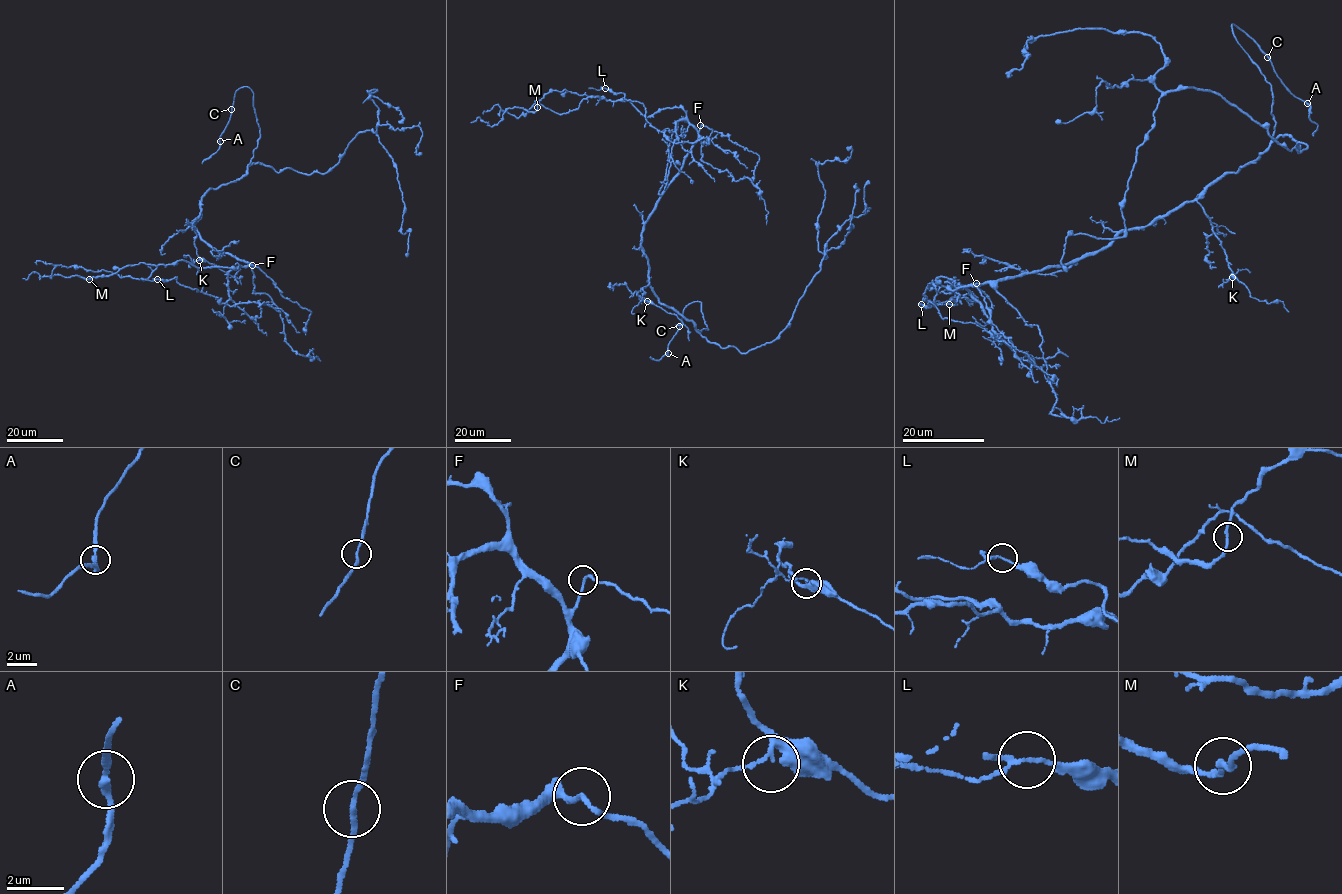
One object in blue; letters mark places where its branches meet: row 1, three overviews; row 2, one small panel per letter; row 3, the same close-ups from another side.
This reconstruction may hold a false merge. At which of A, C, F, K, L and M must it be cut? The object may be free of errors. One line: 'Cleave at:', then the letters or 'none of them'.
Cleave at: none of them

